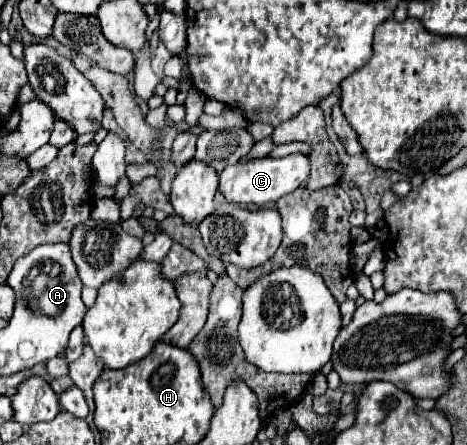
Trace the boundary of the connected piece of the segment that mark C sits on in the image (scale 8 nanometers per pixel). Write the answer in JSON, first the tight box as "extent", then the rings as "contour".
{"extent":[219,153,309,205],"contour":[[[293,153],[279,159],[261,157],[261,159],[249,159],[245,163],[235,163],[225,167],[219,175],[219,191],[227,197],[227,201],[269,205],[281,199],[283,195],[293,193],[297,187],[305,185],[307,179],[309,179],[309,157],[303,153]]]}

